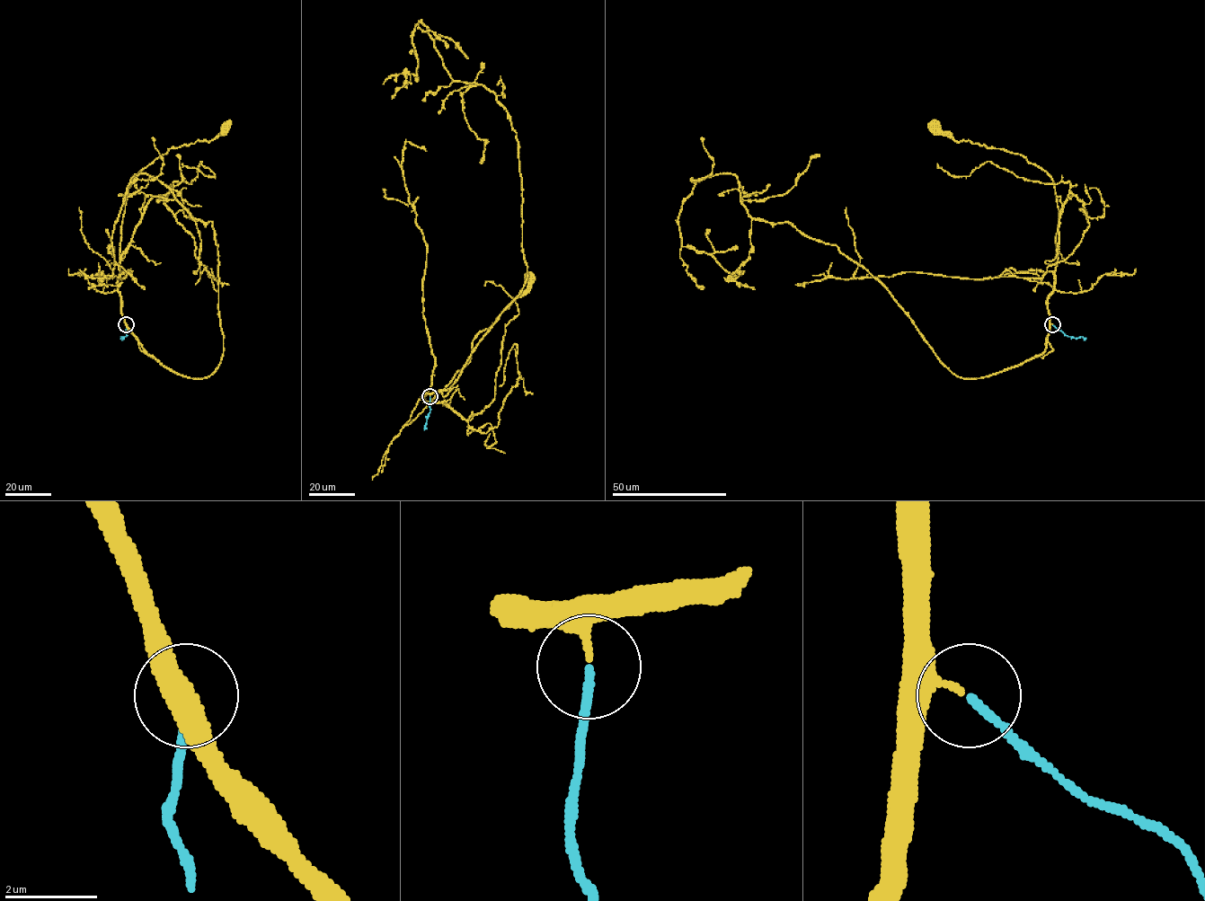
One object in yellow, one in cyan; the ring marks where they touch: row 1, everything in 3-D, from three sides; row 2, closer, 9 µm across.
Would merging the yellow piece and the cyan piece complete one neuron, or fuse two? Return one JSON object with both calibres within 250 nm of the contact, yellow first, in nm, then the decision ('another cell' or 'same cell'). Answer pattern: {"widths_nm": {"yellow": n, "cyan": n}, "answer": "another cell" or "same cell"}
{"widths_nm": {"yellow": 220, "cyan": 160}, "answer": "same cell"}

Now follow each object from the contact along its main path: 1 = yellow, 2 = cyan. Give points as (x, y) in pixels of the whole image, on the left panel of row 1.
1: (127, 324), (118, 276), (121, 225), (131, 178), (168, 149), (198, 140), (210, 141), (224, 134), (226, 126)
2: (127, 324), (127, 335), (120, 338)

